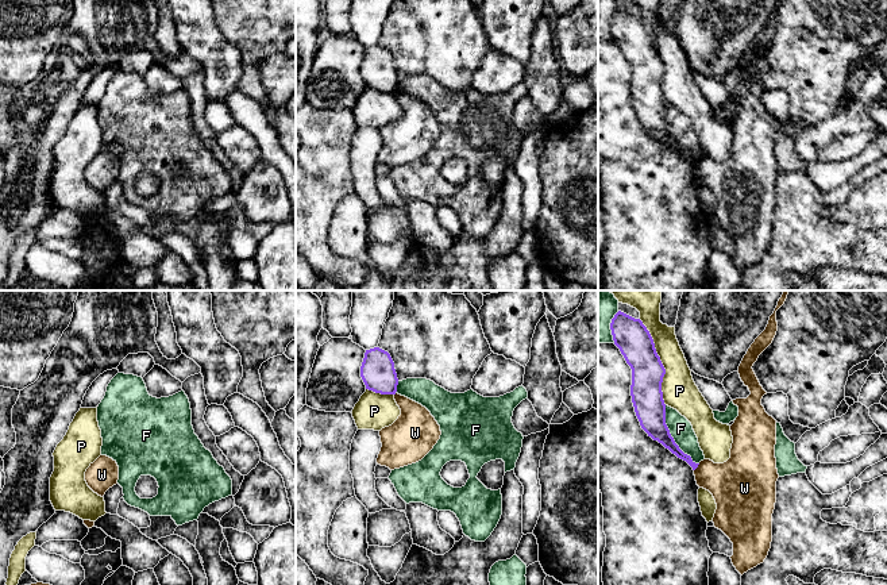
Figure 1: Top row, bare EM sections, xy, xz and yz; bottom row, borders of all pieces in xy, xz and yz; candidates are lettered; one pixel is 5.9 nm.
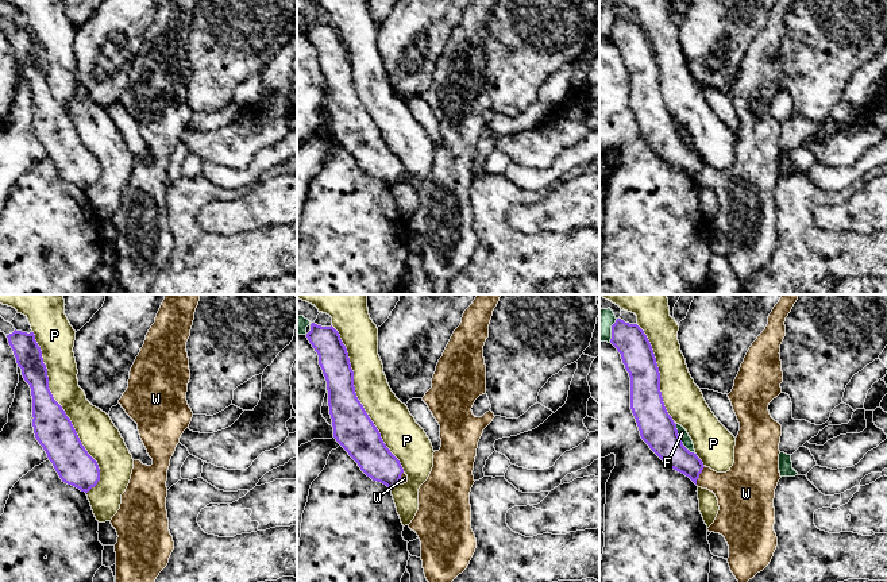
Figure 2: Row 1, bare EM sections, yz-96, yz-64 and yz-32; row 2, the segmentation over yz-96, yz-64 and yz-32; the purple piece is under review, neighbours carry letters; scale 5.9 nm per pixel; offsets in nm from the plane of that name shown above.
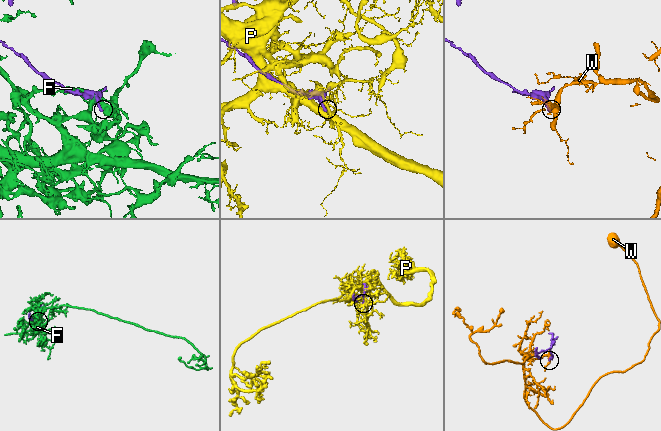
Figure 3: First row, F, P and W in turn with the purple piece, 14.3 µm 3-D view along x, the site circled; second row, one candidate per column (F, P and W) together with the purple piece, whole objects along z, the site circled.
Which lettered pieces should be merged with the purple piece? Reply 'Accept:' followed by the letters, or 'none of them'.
Accept: none of them

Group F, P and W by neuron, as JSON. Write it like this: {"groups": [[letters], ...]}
{"groups": [["F"], ["P"], ["W"]]}

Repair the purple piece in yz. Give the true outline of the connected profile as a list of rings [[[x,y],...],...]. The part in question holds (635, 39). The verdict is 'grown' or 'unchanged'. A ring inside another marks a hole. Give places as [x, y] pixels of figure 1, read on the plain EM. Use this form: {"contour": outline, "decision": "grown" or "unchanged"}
{"contour": [[[621,8],[612,16],[610,27],[614,42],[632,66],[630,93],[641,126],[695,168],[699,161],[679,146],[666,122],[666,101],[662,89],[666,66],[649,28],[640,16]]], "decision": "unchanged"}

